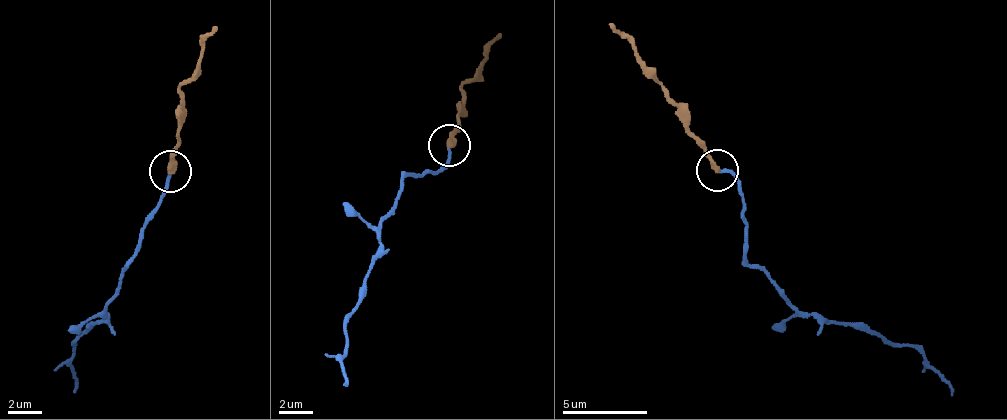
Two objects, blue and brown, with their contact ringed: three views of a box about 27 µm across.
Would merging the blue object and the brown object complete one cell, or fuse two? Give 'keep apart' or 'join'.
join

